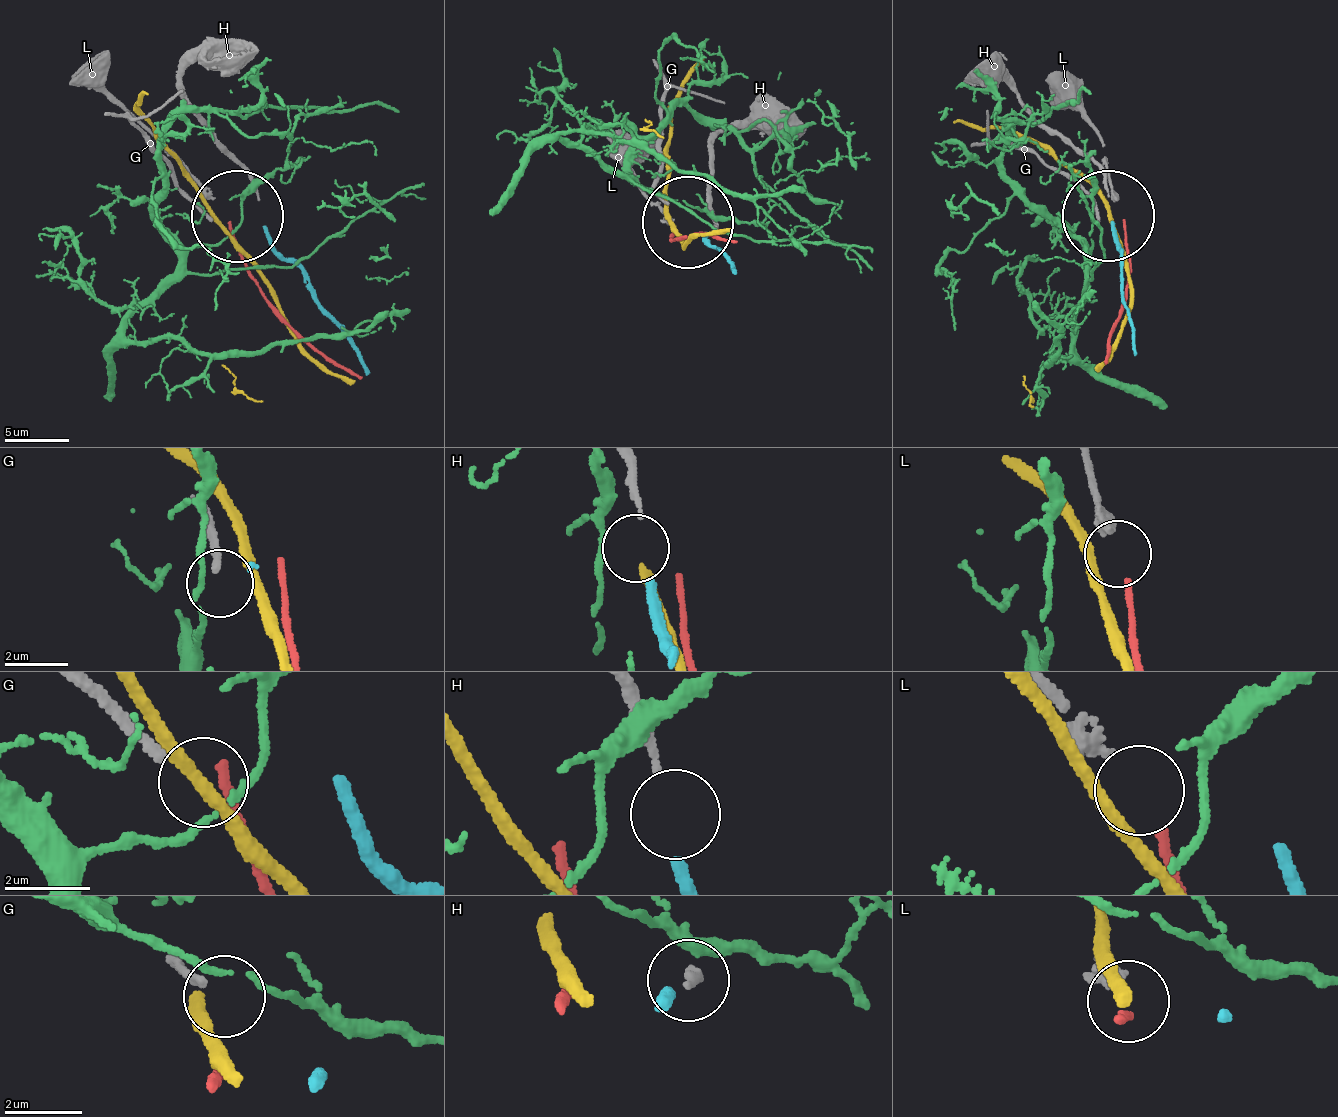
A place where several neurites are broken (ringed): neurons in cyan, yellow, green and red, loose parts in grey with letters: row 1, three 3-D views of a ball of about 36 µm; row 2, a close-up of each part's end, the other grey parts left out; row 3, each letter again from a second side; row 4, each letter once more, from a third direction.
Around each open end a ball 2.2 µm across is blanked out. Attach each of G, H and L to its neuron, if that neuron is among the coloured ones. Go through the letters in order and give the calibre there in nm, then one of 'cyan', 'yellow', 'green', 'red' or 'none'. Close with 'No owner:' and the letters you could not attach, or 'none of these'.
G: 220 nm thick; none
H: 180 nm thick; cyan
L: 220 nm thick; red
No owner: G

